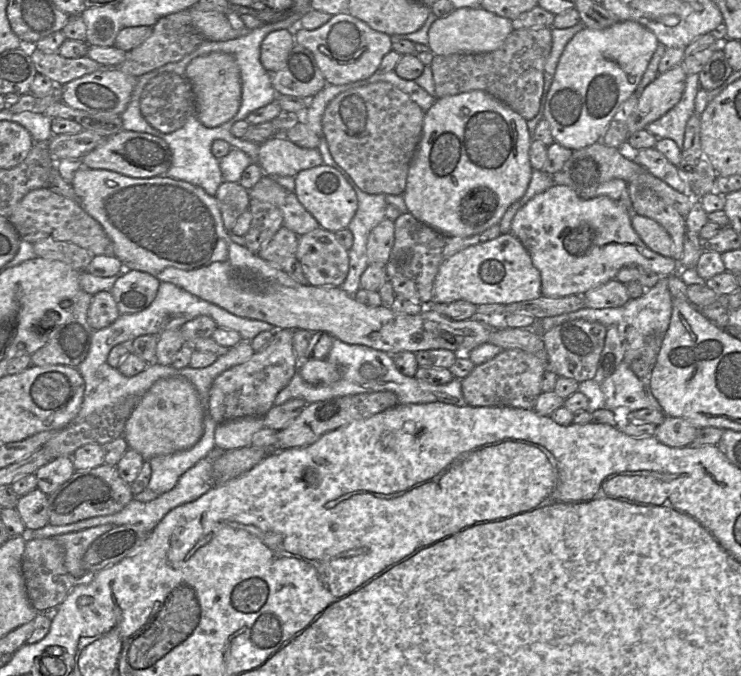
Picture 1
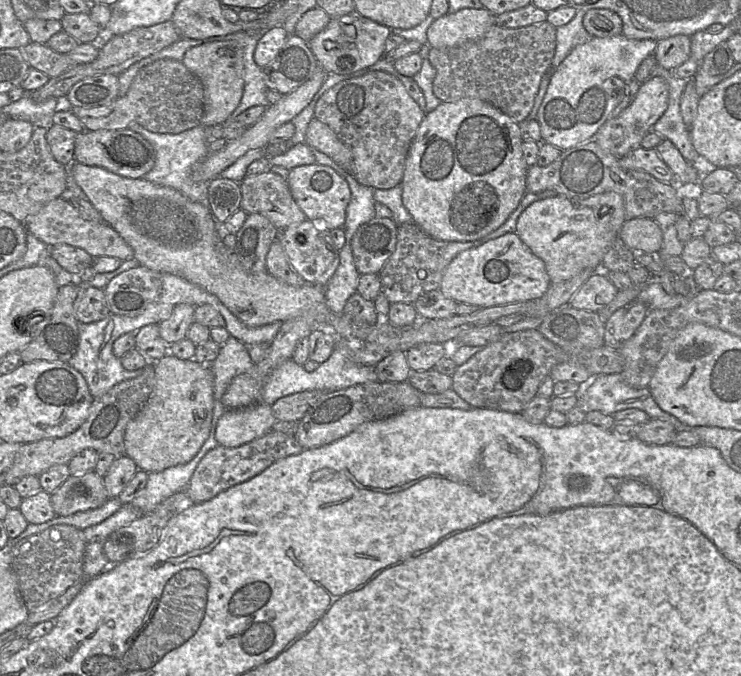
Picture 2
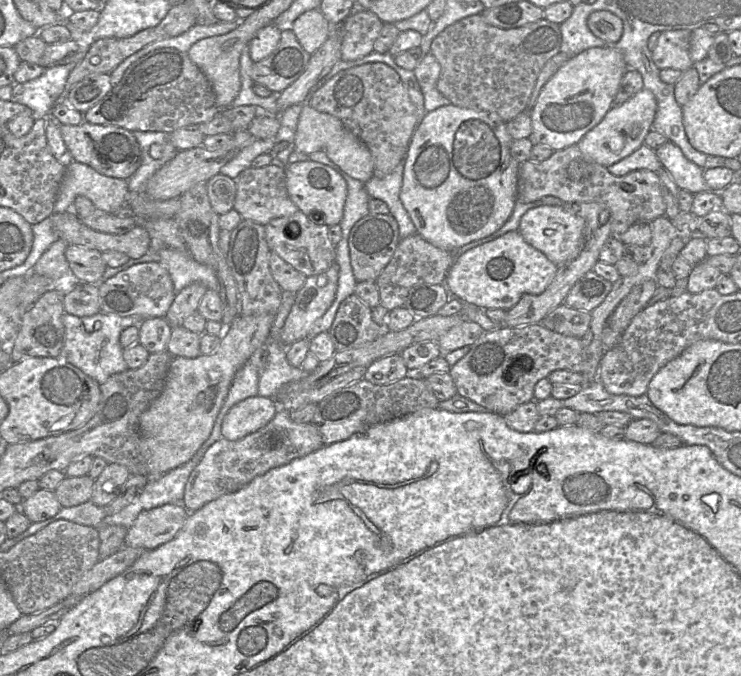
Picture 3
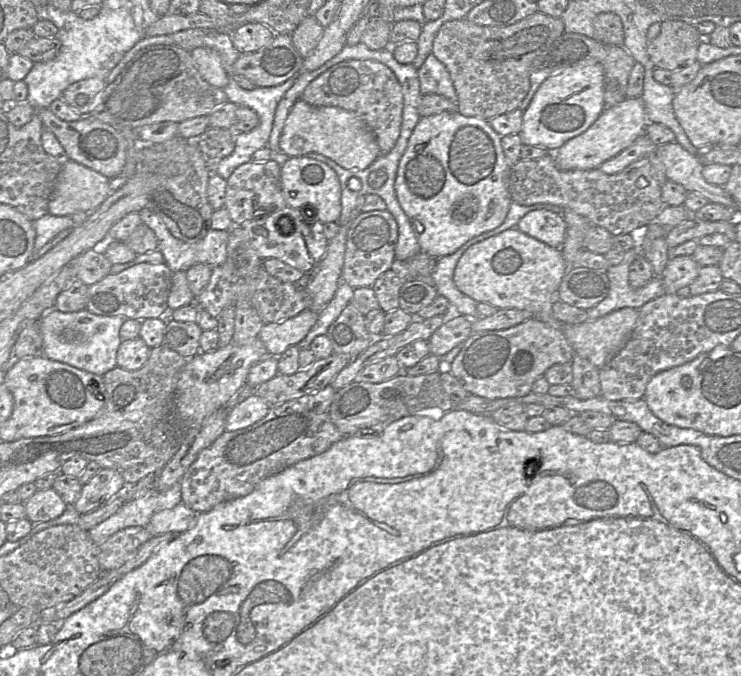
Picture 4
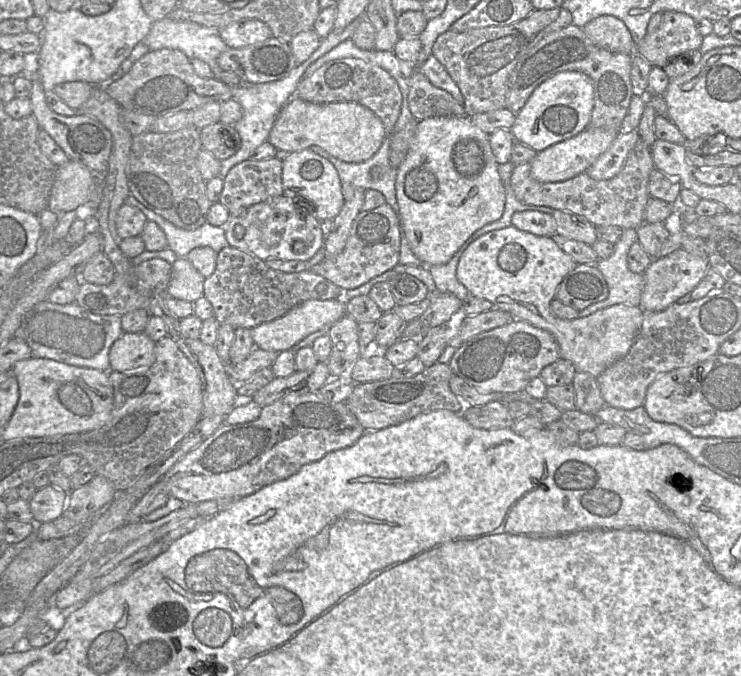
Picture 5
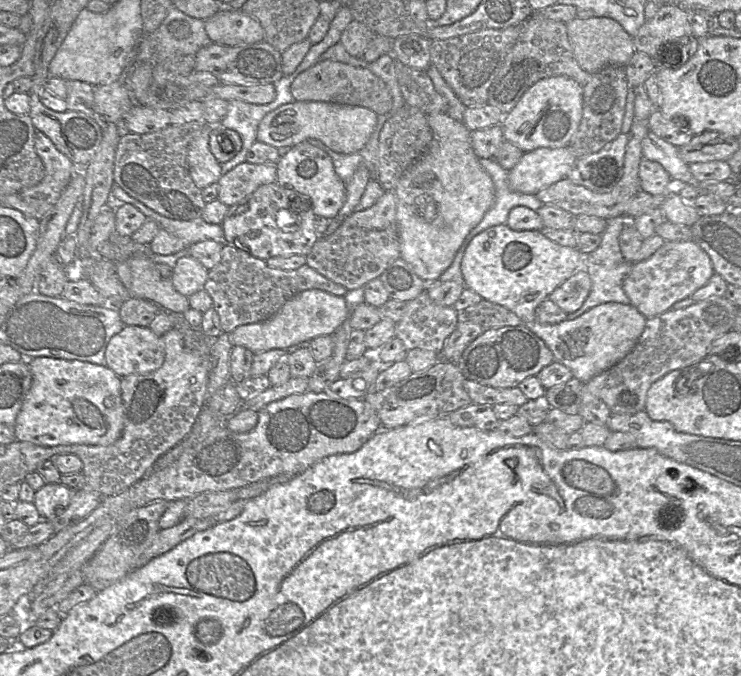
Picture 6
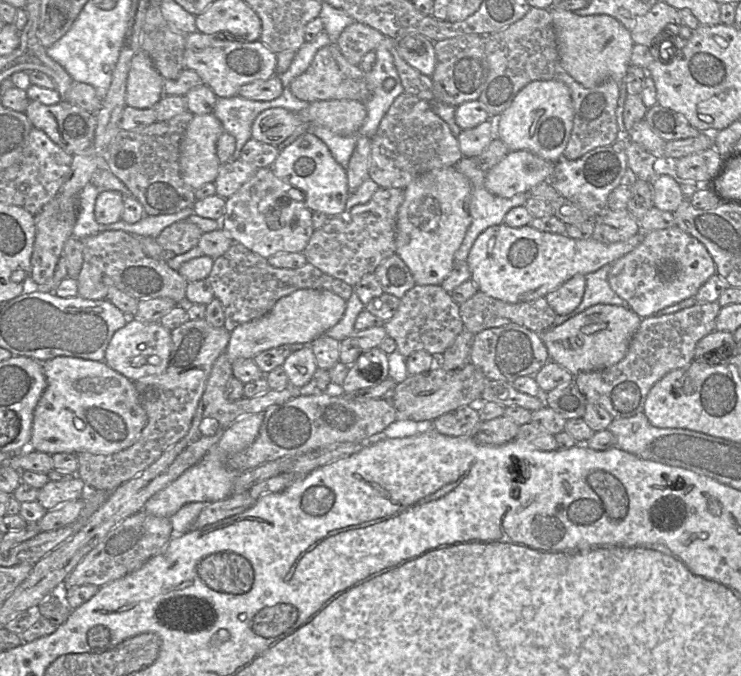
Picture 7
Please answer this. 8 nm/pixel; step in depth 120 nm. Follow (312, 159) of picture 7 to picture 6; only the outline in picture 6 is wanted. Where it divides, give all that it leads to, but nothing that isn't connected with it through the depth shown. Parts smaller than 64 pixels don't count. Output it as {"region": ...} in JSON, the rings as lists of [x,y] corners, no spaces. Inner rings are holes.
{"region":[[[308,141],[301,142],[282,156],[277,163],[277,183],[287,190],[290,201],[297,196],[311,199],[316,217],[333,219],[338,216],[345,202],[346,184],[338,177],[330,156]]]}

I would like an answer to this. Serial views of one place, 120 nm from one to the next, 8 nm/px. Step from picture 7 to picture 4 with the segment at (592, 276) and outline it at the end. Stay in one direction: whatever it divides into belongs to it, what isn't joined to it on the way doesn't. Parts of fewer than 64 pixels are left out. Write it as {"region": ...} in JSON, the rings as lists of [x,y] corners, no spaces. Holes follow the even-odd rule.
{"region":[[[637,229],[630,233],[635,246],[625,252],[623,261],[618,265],[610,265],[605,272],[609,280],[609,293],[604,300],[589,310],[588,319],[598,319],[621,308],[640,309],[649,301],[665,295],[664,285],[660,278],[653,277],[640,288],[629,284],[629,270],[633,261],[642,255],[644,236]]]}

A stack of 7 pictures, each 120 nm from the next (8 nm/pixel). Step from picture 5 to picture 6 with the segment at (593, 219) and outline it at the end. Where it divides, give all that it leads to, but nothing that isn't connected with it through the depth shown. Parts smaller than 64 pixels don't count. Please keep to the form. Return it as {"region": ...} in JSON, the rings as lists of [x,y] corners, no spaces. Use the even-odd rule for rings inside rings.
{"region":[[[634,120],[628,132],[628,143],[624,157],[623,175],[615,187],[608,193],[598,193],[584,186],[573,183],[568,177],[541,189],[535,196],[543,203],[557,206],[574,216],[588,215],[603,219],[611,219],[625,214],[625,208],[630,198],[640,190],[639,164],[643,158],[642,140],[649,132],[648,120]]]}

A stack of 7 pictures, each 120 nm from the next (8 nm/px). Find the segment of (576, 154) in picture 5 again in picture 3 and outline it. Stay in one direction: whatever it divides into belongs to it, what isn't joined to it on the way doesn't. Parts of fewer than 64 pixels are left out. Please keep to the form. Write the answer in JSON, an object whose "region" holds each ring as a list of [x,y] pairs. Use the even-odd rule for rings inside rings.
{"region":[[[642,89],[621,105],[613,105],[602,121],[587,132],[577,143],[580,151],[594,162],[608,167],[639,149],[652,130],[657,111],[657,100],[648,89]]]}

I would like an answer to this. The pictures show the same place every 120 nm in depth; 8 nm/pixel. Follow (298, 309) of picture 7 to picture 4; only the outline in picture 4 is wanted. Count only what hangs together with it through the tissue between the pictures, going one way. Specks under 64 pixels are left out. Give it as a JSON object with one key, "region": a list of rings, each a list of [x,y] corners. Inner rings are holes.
{"region":[[[305,309],[295,317],[265,324],[258,338],[271,356],[281,356],[287,348],[298,345],[306,337],[318,317],[319,313]]]}

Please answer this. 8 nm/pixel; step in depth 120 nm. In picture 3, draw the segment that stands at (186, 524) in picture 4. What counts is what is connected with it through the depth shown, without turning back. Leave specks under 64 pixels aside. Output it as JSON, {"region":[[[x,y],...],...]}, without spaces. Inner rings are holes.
{"region":[[[165,504],[143,511],[128,528],[124,545],[144,550],[158,548],[177,535],[189,514],[182,504]]]}

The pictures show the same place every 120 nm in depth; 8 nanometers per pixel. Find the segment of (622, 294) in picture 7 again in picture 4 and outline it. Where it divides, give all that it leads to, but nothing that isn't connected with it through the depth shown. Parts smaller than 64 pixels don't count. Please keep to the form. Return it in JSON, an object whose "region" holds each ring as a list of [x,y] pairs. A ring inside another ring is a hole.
{"region":[[[678,256],[669,259],[662,275],[665,294],[676,294],[680,288],[689,287],[697,278],[701,266],[692,256]]]}

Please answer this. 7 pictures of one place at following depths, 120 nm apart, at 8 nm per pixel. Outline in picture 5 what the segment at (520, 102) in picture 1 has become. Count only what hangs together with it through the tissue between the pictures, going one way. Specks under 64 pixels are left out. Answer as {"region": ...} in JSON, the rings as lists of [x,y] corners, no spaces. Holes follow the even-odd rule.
{"region":[[[563,7],[533,10],[527,17],[507,26],[489,26],[475,28],[464,32],[448,30],[436,39],[432,47],[432,55],[445,67],[448,74],[459,87],[464,97],[465,115],[506,109],[506,92],[508,78],[522,56],[541,38],[550,32],[557,31],[572,24],[571,13]]]}

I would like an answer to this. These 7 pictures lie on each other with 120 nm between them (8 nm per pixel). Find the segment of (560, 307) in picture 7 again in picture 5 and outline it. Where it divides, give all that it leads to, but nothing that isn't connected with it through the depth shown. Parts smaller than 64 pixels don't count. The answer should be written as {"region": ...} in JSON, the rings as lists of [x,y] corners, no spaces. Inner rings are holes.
{"region":[[[577,264],[556,291],[556,299],[581,311],[608,297],[606,281],[596,264]]]}

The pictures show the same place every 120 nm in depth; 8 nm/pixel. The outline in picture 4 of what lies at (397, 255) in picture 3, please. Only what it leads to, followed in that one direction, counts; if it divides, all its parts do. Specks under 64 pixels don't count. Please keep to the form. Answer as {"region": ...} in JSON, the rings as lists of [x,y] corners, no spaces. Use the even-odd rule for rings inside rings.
{"region":[[[423,251],[406,260],[395,259],[372,286],[380,309],[386,313],[399,308],[401,287],[407,282],[421,281],[423,277],[431,276],[437,259]]]}

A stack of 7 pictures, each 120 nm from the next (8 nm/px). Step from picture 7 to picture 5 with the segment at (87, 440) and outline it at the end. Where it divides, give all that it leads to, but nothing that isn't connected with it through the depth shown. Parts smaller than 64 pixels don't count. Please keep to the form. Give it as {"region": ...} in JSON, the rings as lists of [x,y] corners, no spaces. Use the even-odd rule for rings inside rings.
{"region":[[[29,358],[12,366],[18,384],[19,400],[1,438],[4,441],[28,437],[52,437],[89,432],[101,427],[113,408],[114,393],[108,372],[67,365],[51,359]]]}

